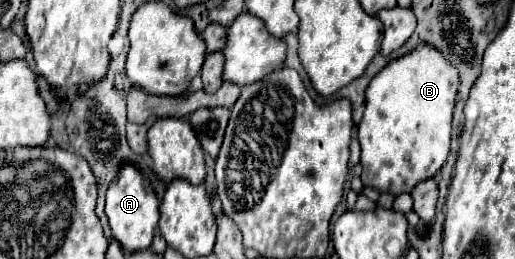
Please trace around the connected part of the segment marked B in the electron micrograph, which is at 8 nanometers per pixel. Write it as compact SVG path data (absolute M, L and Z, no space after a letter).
M420 46L406 56L392 60L372 78L366 88L366 110L358 126L364 186L400 196L412 192L422 180L436 176L450 152L456 92L456 70L450 68L436 48L428 46Z

